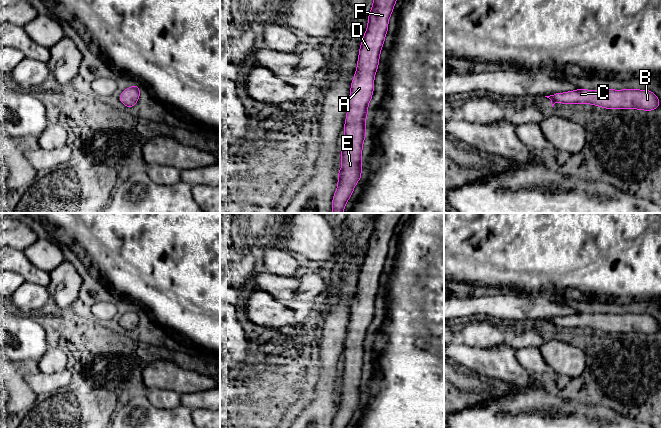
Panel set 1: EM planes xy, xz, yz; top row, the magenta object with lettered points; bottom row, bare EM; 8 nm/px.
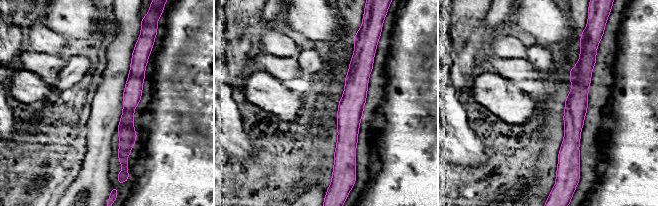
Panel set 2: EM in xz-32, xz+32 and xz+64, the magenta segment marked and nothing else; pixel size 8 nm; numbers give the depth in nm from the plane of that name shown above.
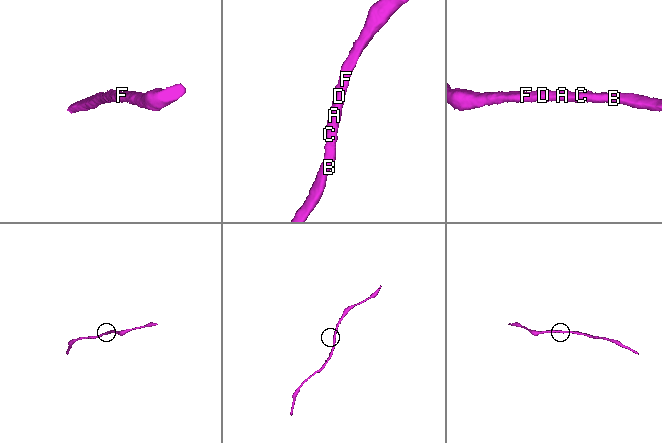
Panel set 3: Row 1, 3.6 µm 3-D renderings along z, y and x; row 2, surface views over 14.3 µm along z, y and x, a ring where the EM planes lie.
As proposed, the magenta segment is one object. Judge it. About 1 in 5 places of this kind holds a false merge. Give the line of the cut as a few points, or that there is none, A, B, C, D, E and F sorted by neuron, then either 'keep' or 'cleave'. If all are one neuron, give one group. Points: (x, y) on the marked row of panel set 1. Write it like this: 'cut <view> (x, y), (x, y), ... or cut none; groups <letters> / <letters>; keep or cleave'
cut none; groups A B C D E F; keep

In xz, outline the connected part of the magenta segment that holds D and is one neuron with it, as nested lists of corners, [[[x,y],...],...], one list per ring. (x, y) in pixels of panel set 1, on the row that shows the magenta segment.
[[[373,0],[367,30],[359,49],[357,70],[351,83],[346,114],[342,167],[338,171],[338,186],[332,201],[332,213],[343,213],[354,187],[361,179],[362,147],[366,138],[365,122],[368,104],[374,91],[374,76],[388,31],[388,20],[397,0]]]

